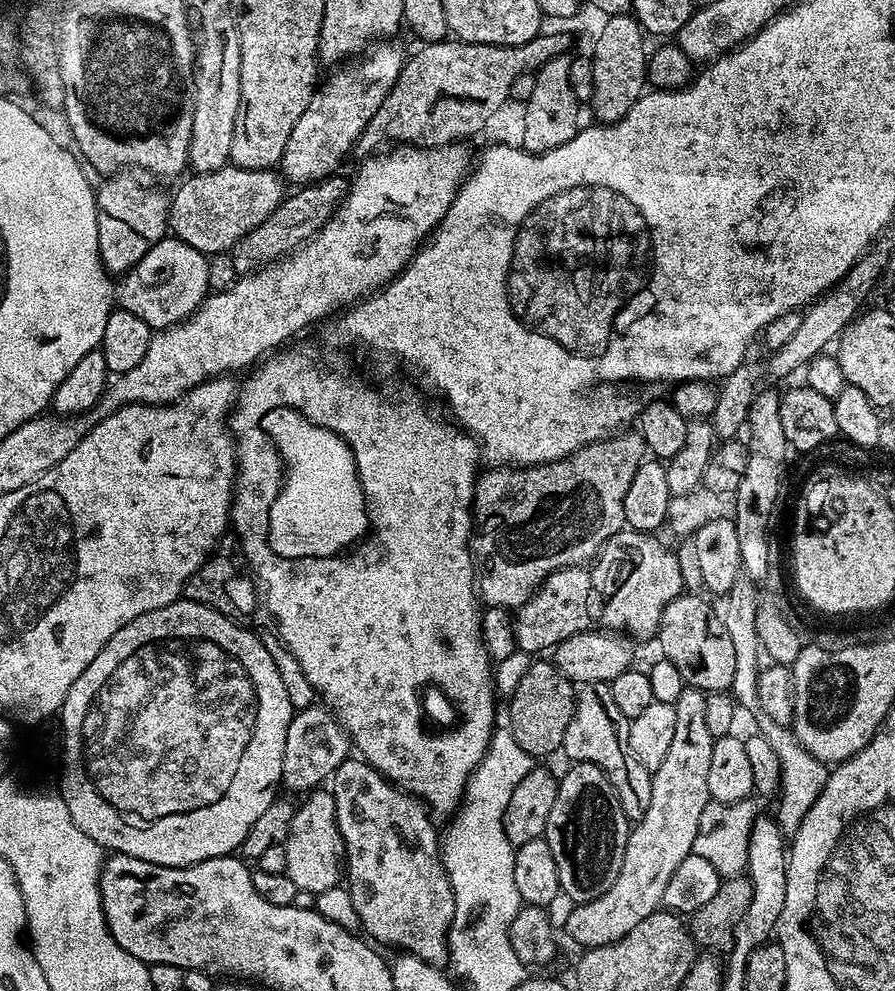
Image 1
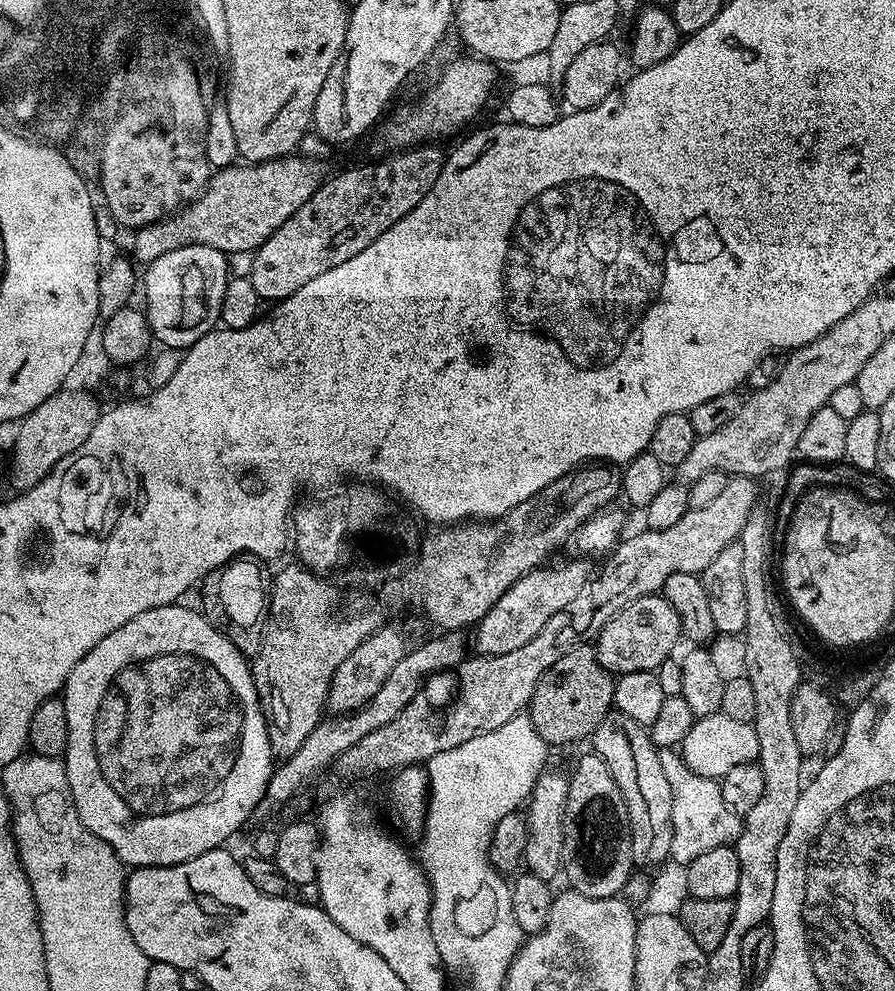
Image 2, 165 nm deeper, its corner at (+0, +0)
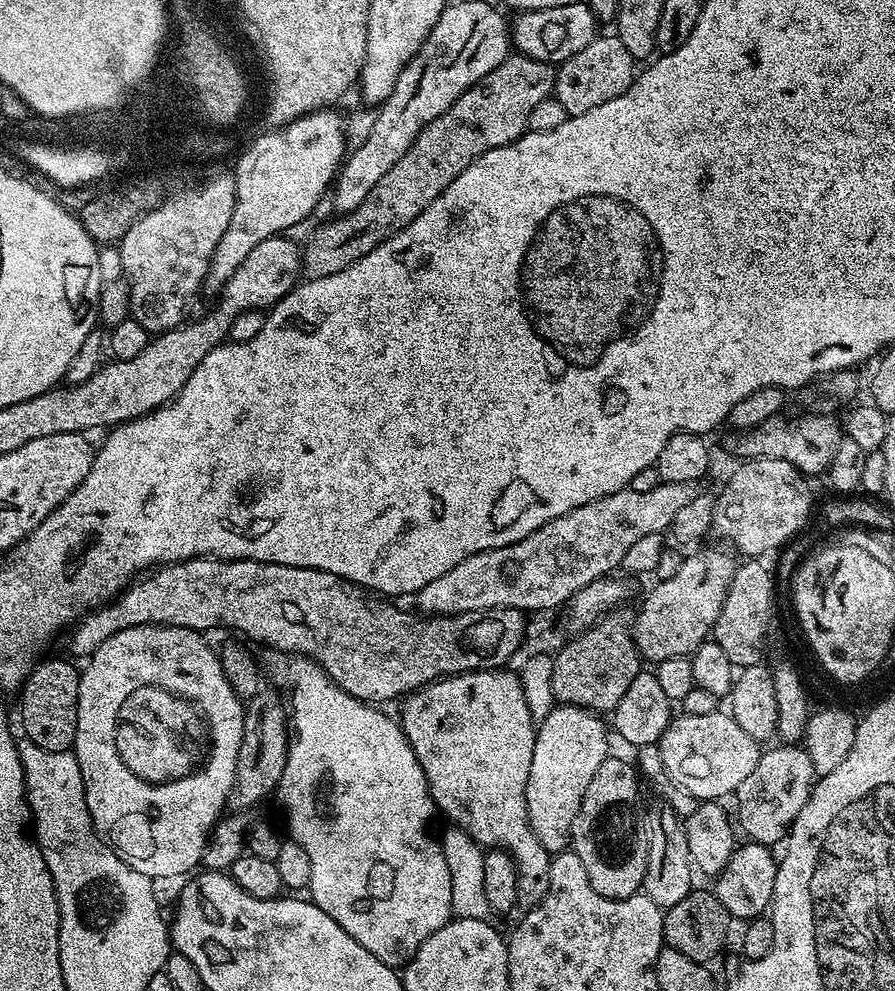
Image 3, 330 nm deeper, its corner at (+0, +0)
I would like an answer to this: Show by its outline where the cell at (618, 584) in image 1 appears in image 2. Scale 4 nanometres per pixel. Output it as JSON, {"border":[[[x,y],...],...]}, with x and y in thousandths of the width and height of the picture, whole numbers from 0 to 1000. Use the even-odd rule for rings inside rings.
{"border":[[[630,569],[627,573],[612,572],[598,573],[596,577],[579,583],[579,587],[574,587],[574,591],[570,591],[565,599],[561,599],[561,603],[556,603],[556,607],[552,607],[552,612],[547,612],[545,619],[531,631],[530,654],[535,661],[570,660],[570,656],[588,652],[588,648],[592,648],[592,644],[597,644],[597,640],[601,640],[601,636],[606,636],[606,632],[610,632],[610,628],[615,628],[623,616],[635,614],[637,607],[641,607],[641,599],[650,595],[655,578],[644,569]]]}

